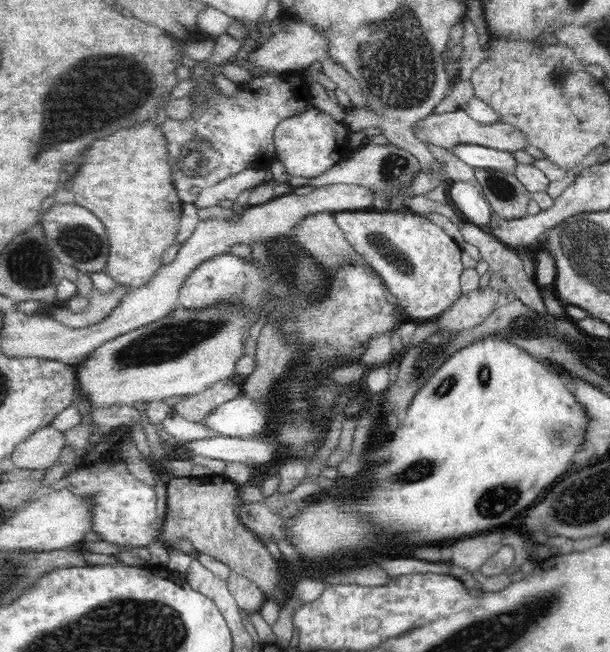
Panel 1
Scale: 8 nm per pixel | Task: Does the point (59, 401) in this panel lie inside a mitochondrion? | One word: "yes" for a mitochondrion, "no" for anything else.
no

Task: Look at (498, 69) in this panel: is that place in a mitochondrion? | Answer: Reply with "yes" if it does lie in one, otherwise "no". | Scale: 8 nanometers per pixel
no

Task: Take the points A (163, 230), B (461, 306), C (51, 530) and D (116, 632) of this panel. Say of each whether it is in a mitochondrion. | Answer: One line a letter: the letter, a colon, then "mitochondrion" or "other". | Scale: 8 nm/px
A: other
B: other
C: other
D: mitochondrion

